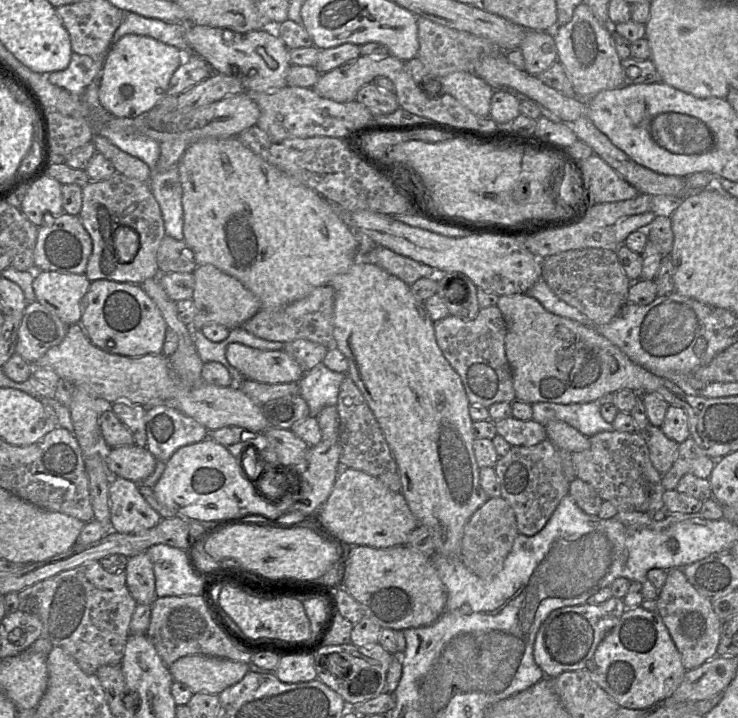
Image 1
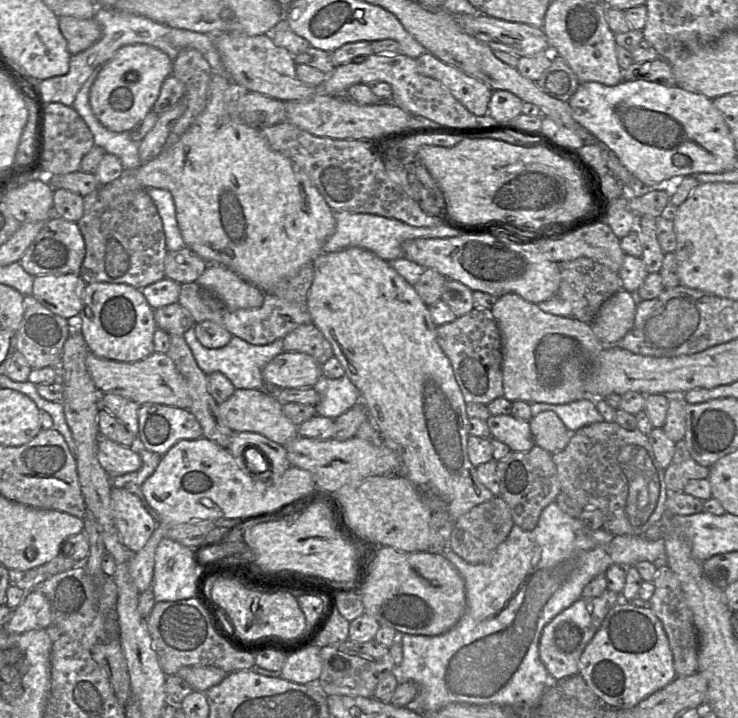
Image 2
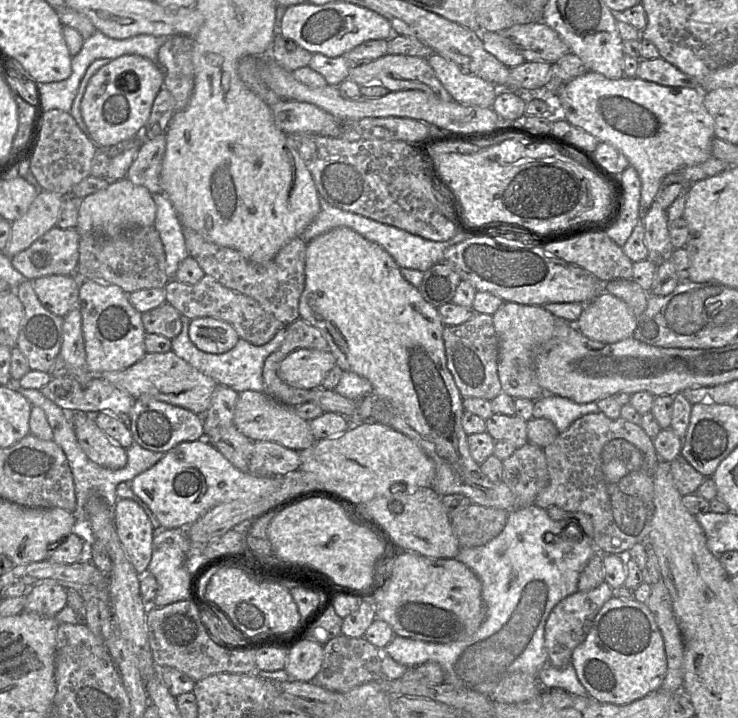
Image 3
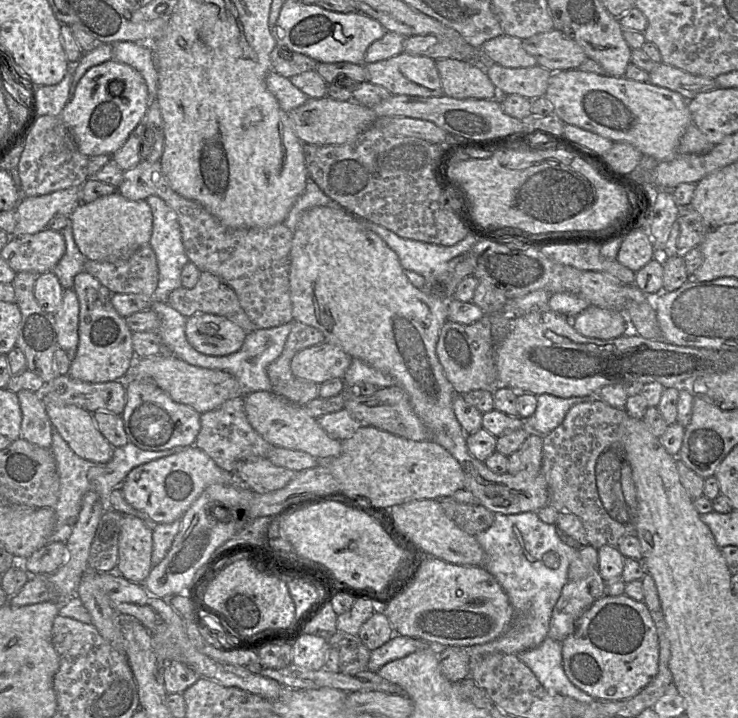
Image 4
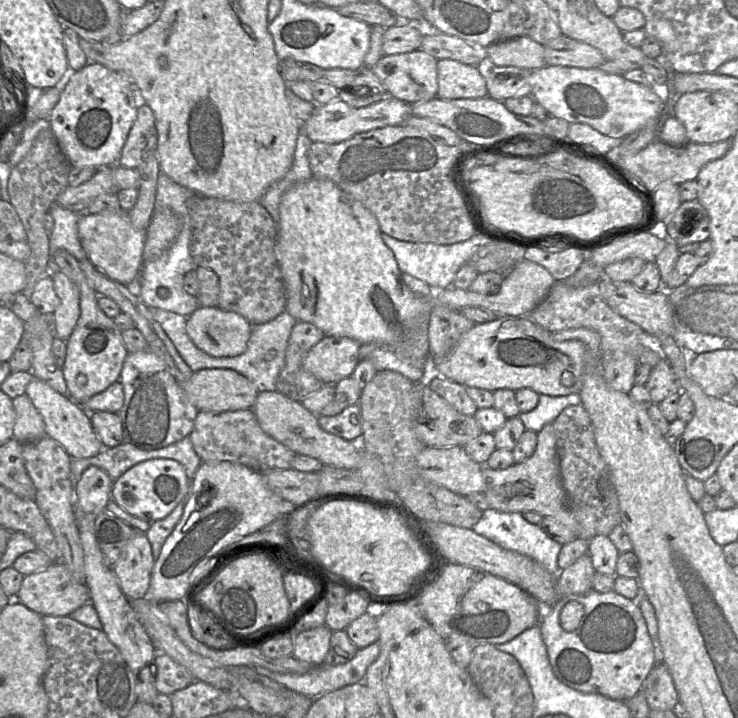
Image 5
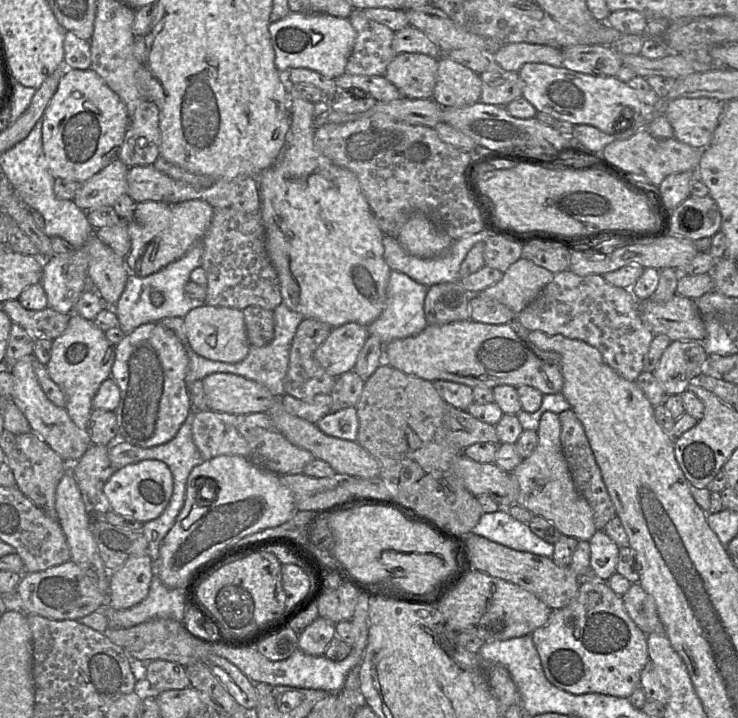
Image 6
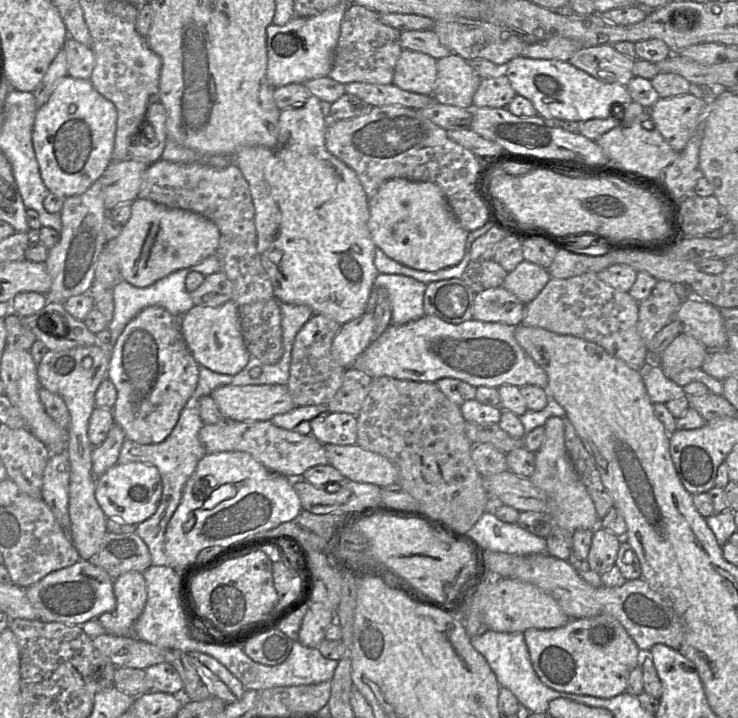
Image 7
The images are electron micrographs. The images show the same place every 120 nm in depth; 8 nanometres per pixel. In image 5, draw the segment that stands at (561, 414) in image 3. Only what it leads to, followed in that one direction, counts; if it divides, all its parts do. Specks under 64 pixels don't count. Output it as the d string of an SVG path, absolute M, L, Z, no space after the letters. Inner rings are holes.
M578 393L566 396L540 394L537 406L530 412L520 412L518 417L523 422L526 430L538 433L546 424L553 423L566 407L580 403L581 399Z

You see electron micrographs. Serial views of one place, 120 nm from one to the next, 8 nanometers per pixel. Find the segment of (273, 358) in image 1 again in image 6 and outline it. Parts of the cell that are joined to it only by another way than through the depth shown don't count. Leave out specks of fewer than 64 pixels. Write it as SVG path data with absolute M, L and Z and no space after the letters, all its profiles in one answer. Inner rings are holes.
M357 323L333 328L314 352L314 358L329 375L337 378L354 369L368 336L368 328Z

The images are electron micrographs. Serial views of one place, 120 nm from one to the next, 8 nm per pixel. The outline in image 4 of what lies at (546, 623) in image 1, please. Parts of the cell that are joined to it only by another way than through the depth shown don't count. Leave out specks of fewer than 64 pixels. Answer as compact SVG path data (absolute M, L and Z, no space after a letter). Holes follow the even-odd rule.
M598 570L583 579L568 581L564 585L561 595L552 611L548 636L556 641L562 642L569 635L573 634L576 631L577 620L595 601L604 595L606 595L606 582Z

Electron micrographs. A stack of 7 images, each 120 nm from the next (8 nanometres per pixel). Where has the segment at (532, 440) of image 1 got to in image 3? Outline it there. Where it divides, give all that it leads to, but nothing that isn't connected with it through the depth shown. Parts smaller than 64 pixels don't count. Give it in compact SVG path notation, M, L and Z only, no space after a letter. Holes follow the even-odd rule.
M494 413L485 420L486 432L496 441L508 441L516 448L528 442L527 421L517 415Z

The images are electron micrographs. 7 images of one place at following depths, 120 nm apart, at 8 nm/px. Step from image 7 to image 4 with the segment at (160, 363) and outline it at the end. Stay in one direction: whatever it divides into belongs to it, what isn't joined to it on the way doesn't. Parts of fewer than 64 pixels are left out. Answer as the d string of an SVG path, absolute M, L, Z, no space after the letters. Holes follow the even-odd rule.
M124 381L126 405L121 417L130 443L150 451L187 448L195 444L201 427L201 414L190 406L175 402L153 381Z

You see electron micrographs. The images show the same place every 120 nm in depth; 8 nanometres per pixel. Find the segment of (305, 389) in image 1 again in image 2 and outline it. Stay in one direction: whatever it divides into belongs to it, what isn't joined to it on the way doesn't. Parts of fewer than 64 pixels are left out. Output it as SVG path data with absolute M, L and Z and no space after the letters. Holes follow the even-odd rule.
M345 374L337 379L321 375L313 389L319 395L319 402L314 406L317 415L331 419L336 419L361 401L360 391Z

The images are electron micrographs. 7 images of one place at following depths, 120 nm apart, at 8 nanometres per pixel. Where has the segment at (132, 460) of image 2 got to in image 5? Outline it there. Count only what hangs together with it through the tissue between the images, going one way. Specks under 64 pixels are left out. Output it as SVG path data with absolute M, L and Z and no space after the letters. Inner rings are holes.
M34 376L28 384L25 394L43 417L46 436L60 443L70 457L90 458L103 449L103 445L93 429L90 413L69 396L56 392L48 384Z

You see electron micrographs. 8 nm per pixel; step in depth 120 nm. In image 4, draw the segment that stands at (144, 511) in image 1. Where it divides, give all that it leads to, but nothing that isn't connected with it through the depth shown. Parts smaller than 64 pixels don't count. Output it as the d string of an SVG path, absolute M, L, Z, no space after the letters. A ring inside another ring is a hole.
M122 515L116 571L133 583L143 583L152 565L152 531L132 515Z

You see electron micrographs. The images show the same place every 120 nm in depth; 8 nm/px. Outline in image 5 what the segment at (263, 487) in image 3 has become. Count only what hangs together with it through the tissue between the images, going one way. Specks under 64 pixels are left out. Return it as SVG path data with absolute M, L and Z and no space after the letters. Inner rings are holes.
M151 459L141 462L116 479L112 484L111 499L127 513L148 522L161 520L188 495L189 478L183 466L172 459Z

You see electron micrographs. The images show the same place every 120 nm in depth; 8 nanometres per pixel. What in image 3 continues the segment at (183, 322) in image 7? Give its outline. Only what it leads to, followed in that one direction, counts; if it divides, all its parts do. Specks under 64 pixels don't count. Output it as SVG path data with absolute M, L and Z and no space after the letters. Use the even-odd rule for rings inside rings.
M212 317L192 319L188 333L190 340L199 350L211 354L228 352L240 339L229 323Z

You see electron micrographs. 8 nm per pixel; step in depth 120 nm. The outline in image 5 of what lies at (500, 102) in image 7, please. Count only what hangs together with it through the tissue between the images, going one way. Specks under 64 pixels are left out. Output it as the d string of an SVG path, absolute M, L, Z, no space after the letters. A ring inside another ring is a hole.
M487 56L476 66L485 79L488 96L497 101L531 96L530 76L532 71L512 66L497 66Z

